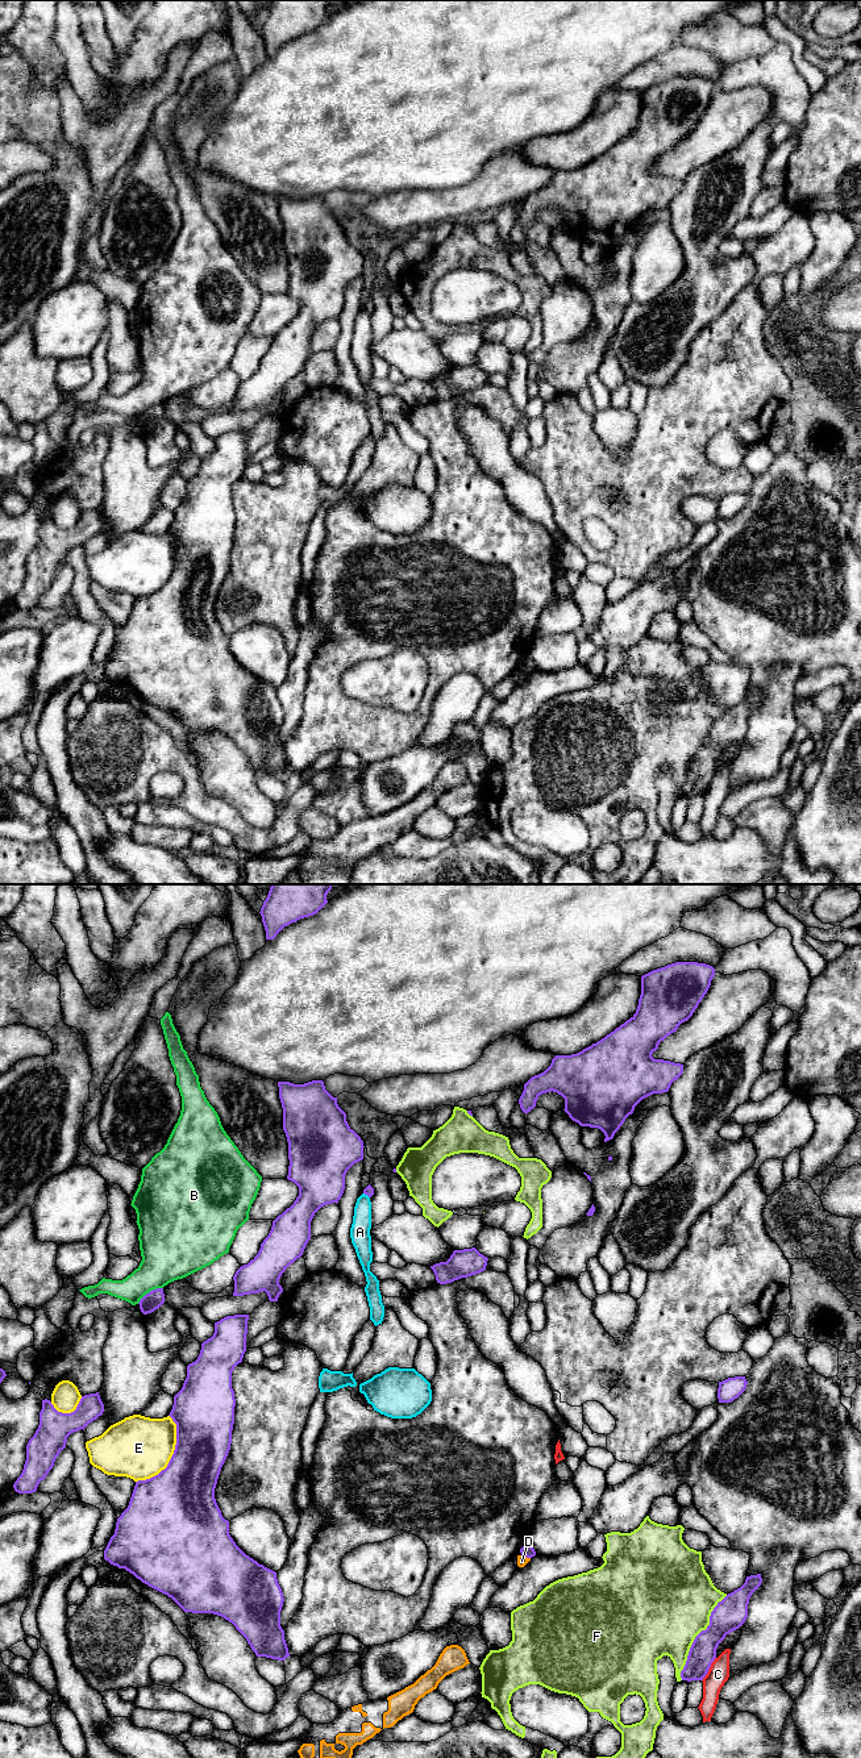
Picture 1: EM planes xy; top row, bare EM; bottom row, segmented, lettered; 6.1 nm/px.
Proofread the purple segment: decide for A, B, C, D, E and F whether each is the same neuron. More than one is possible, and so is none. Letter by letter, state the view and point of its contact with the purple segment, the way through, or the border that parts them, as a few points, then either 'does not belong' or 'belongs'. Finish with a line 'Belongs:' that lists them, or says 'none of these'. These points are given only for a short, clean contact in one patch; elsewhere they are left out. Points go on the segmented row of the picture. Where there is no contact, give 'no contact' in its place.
A: meets purple in xy at (366, 1194); does not belong
B: meets purple in xy at (150, 1291); does not belong
C: meets purple in xy at (708, 1669); does not belong
D: meets purple in xy at (525, 1556); border along xy (521, 1554), (529, 1558); does not belong
E: meets purple in xy at (173, 1456); does not belong
F: meets purple in xy at (697, 1636); does not belong
Belongs: none of these

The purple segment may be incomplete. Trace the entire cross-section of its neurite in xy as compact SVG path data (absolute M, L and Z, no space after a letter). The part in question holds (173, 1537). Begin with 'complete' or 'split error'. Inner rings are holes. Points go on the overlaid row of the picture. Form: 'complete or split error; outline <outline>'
complete; outline M234 1315L215 1322L213 1336L201 1344L197 1359L187 1366L187 1378L174 1396L169 1415L176 1424L174 1454L158 1475L136 1482L129 1505L117 1519L115 1534L104 1550L104 1559L167 1595L184 1612L224 1617L246 1638L257 1657L284 1661L290 1653L280 1626L284 1597L276 1572L259 1565L236 1545L229 1534L229 1521L222 1517L215 1499L217 1479L232 1444L236 1407L232 1371L246 1351L248 1320L249 1315Z

